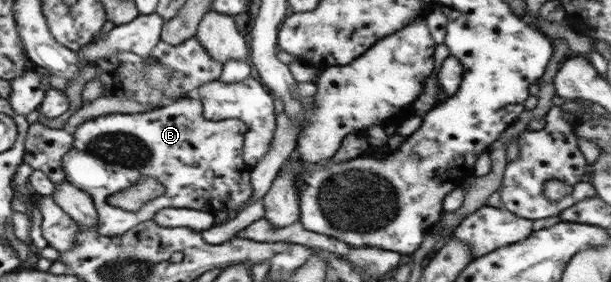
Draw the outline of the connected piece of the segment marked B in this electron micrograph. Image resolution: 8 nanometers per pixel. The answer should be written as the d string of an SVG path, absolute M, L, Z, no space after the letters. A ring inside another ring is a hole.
M185 97L167 106L159 106L139 114L105 114L88 119L74 130L71 150L62 159L66 179L75 187L89 192L98 211L98 232L105 237L123 235L147 220L163 208L199 209L215 215L218 211L237 212L252 197L253 186L249 166L243 159L243 141L246 125L241 118L209 120L203 117L200 100ZM154 177L166 186L165 197L158 201L146 201L137 211L127 211L111 205L109 197L135 185L141 179Z

